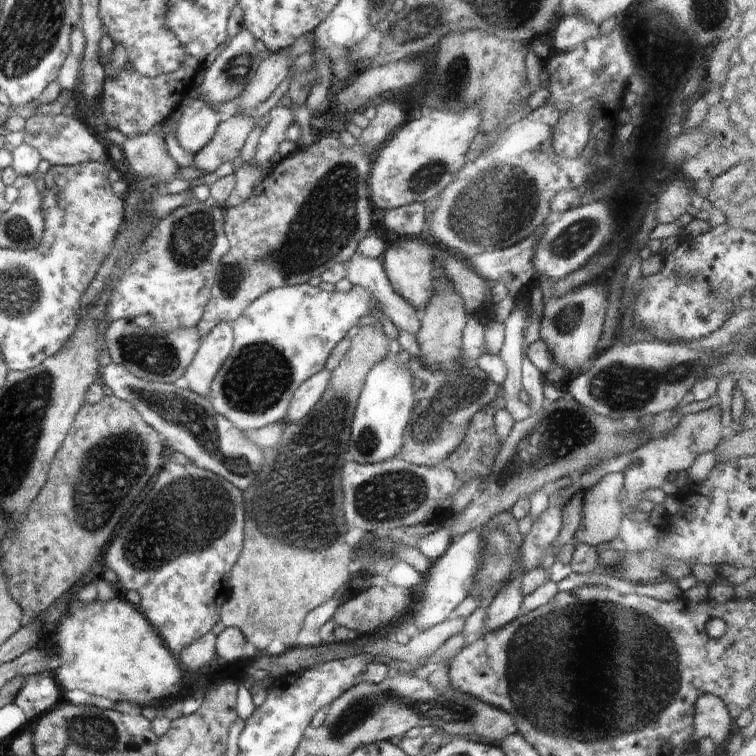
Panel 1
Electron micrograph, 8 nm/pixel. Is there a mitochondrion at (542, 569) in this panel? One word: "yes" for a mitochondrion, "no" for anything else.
no

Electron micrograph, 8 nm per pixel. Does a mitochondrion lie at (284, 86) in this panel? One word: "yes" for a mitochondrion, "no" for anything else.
no

